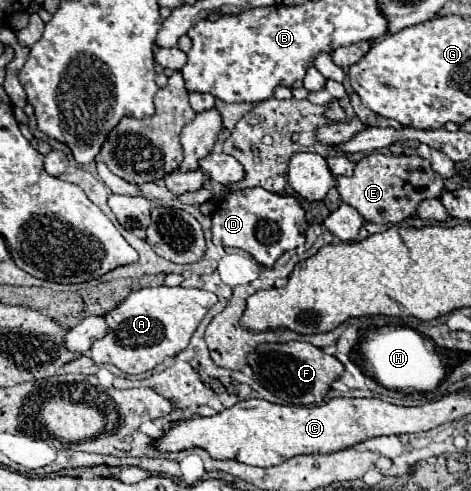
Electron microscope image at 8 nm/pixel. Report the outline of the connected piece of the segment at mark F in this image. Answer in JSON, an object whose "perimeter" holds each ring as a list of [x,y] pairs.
{"perimeter":[[[265,342],[259,344],[249,356],[247,362],[253,370],[255,380],[273,392],[277,398],[285,400],[287,404],[323,404],[325,394],[331,388],[331,382],[343,374],[343,364],[335,358],[325,354],[321,348],[309,342]]]}

